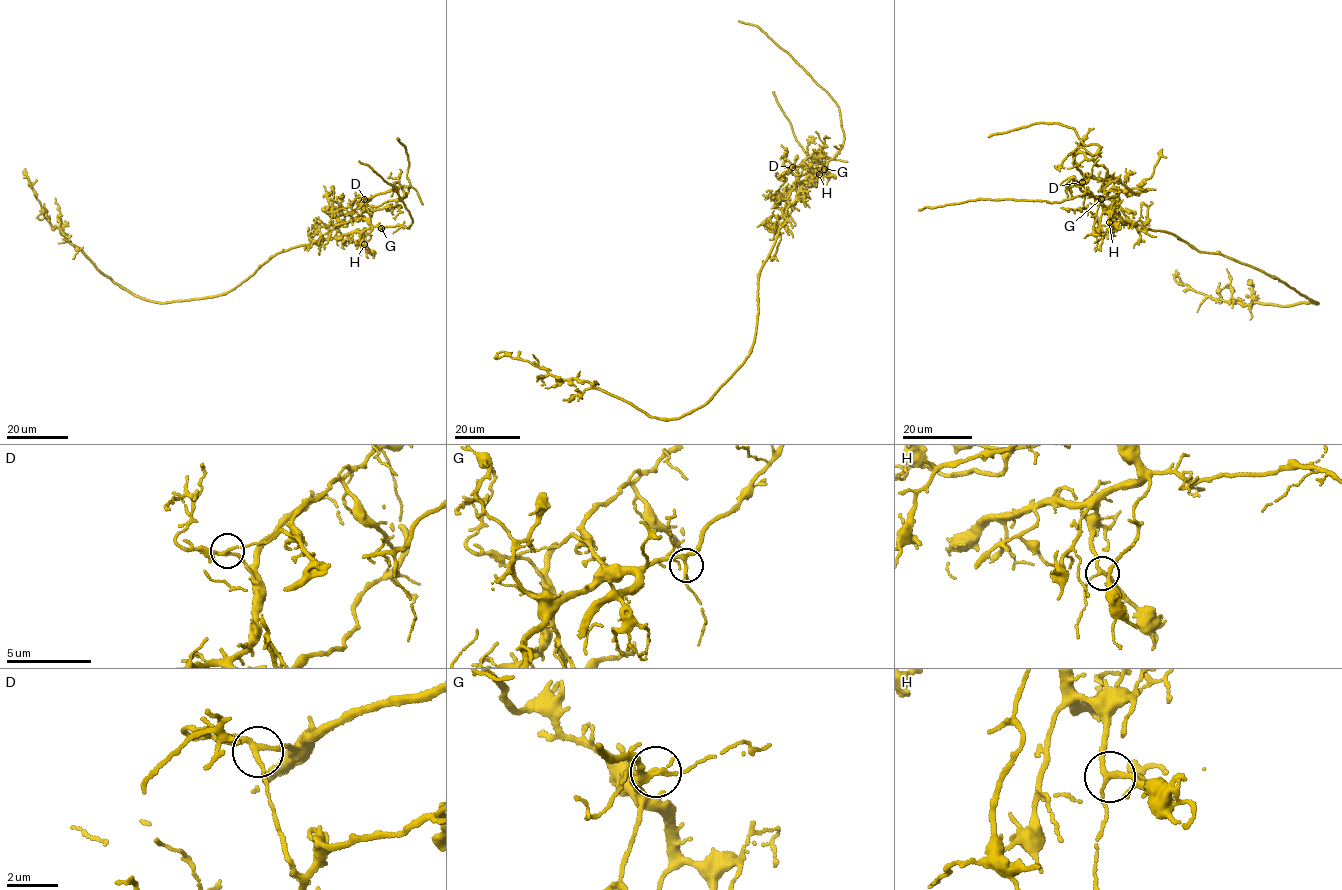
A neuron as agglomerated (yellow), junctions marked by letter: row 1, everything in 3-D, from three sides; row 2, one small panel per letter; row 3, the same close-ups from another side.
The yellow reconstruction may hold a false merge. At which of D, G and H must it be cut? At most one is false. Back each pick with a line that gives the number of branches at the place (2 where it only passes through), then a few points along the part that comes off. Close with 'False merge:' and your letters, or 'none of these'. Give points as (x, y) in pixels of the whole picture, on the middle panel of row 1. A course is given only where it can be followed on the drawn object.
D: Branches: 3. Course of the part to remove: (791, 167), (796, 169), (812, 157), (825, 166), (829, 176), (826, 165), (814, 164), (797, 141), (772, 91)
False merge: D

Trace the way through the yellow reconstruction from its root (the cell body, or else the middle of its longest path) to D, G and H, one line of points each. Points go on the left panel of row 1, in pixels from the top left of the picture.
D: (260, 266), (276, 254), (296, 246), (318, 243), (369, 228), (370, 215), (364, 199)
G: (260, 266), (276, 254), (297, 246), (318, 243), (373, 227), (381, 228)
H: (260, 266), (279, 252), (354, 231), (362, 233), (364, 244)

